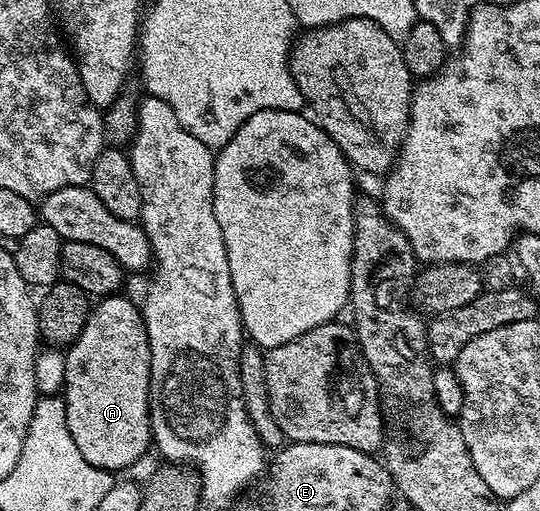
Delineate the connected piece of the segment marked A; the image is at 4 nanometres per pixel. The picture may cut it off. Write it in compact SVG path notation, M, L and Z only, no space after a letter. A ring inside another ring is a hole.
M117 293L101 298L91 308L81 335L67 348L64 357L66 361L66 377L64 378L62 392L62 398L66 405L66 425L70 429L70 437L74 437L74 445L78 445L78 453L82 453L82 457L86 457L86 461L90 461L90 465L113 473L119 473L123 467L128 467L131 463L138 462L147 453L148 447L150 451L150 444L153 442L152 422L148 416L148 390L150 389L150 345L148 344L148 334L146 333L146 325L144 324L141 308L137 304L135 307L130 300L123 299L122 296L123 294Z

